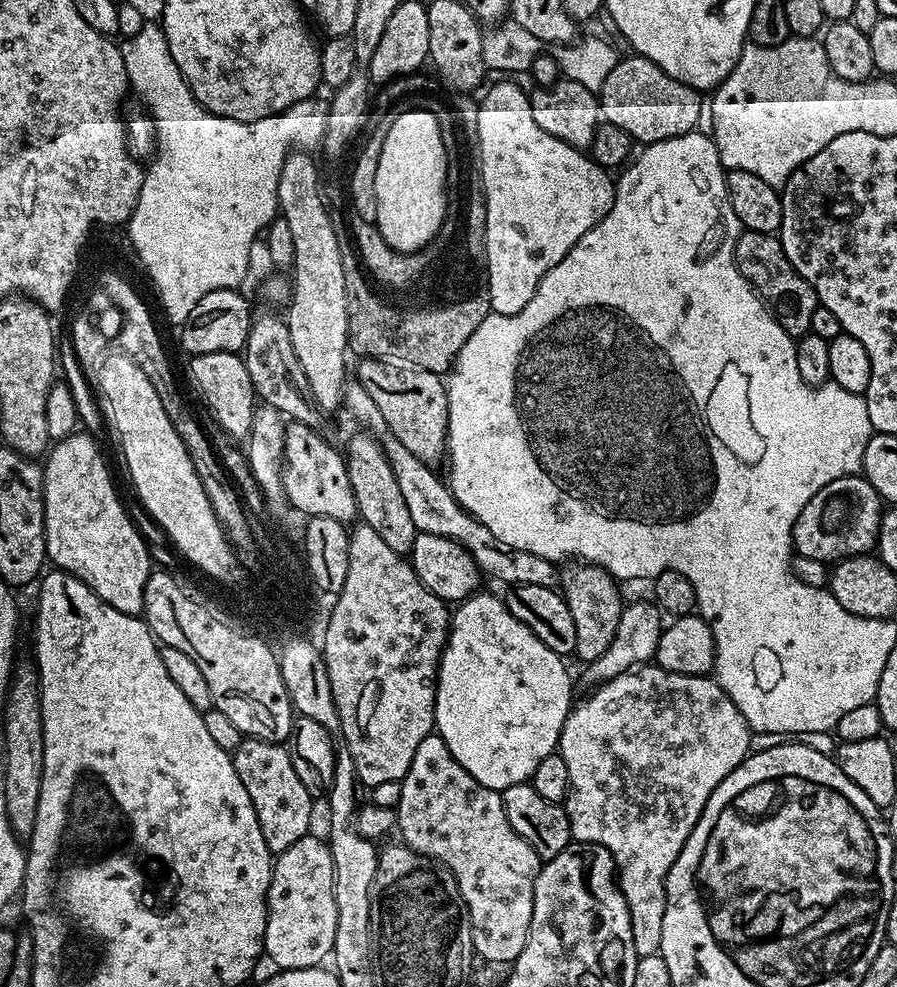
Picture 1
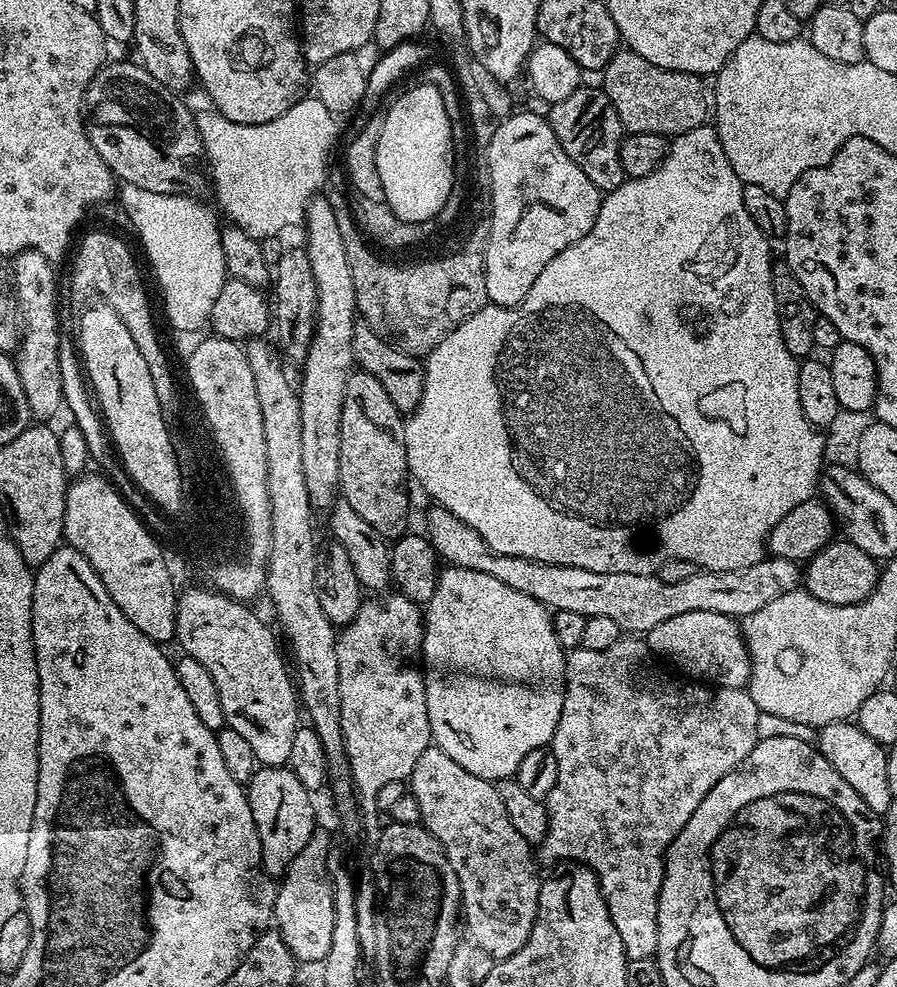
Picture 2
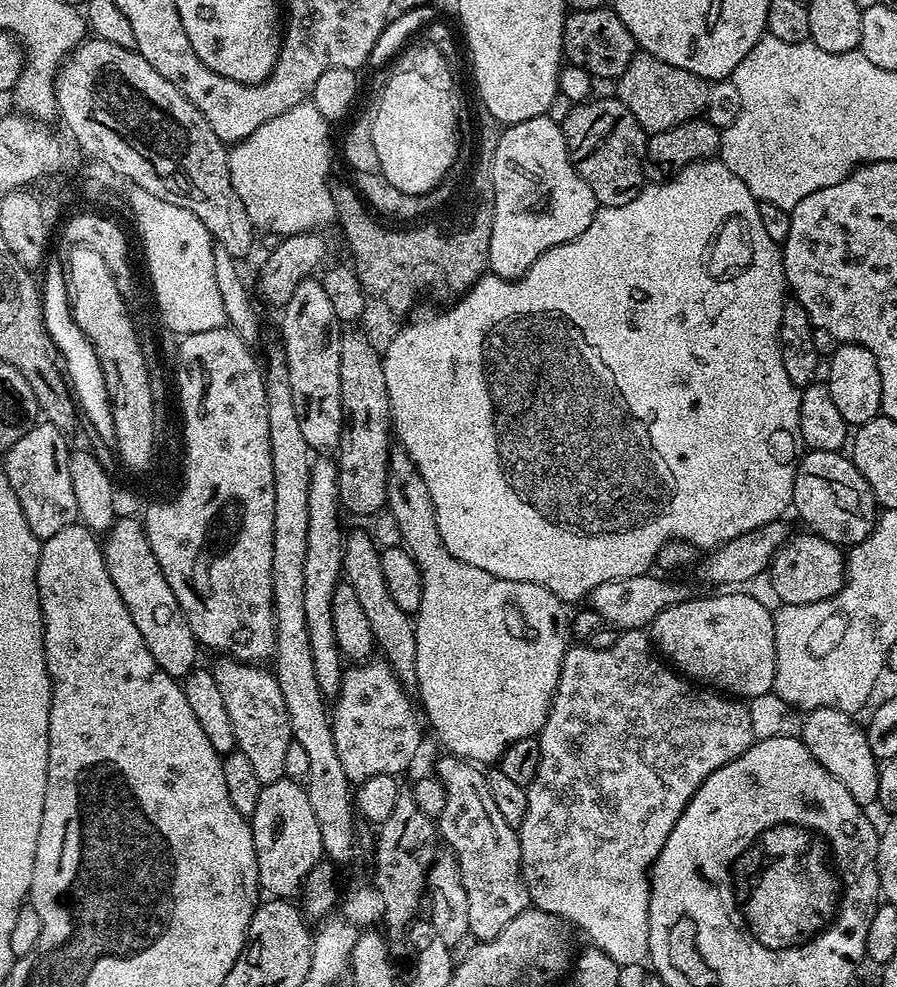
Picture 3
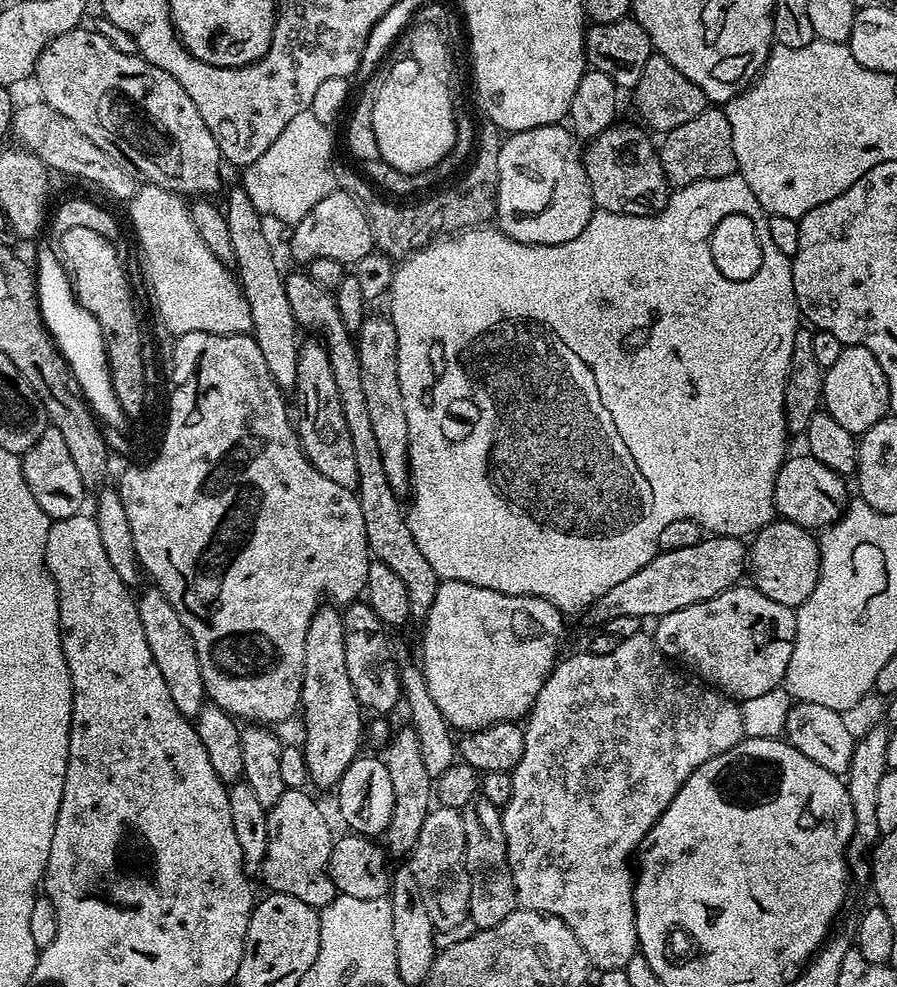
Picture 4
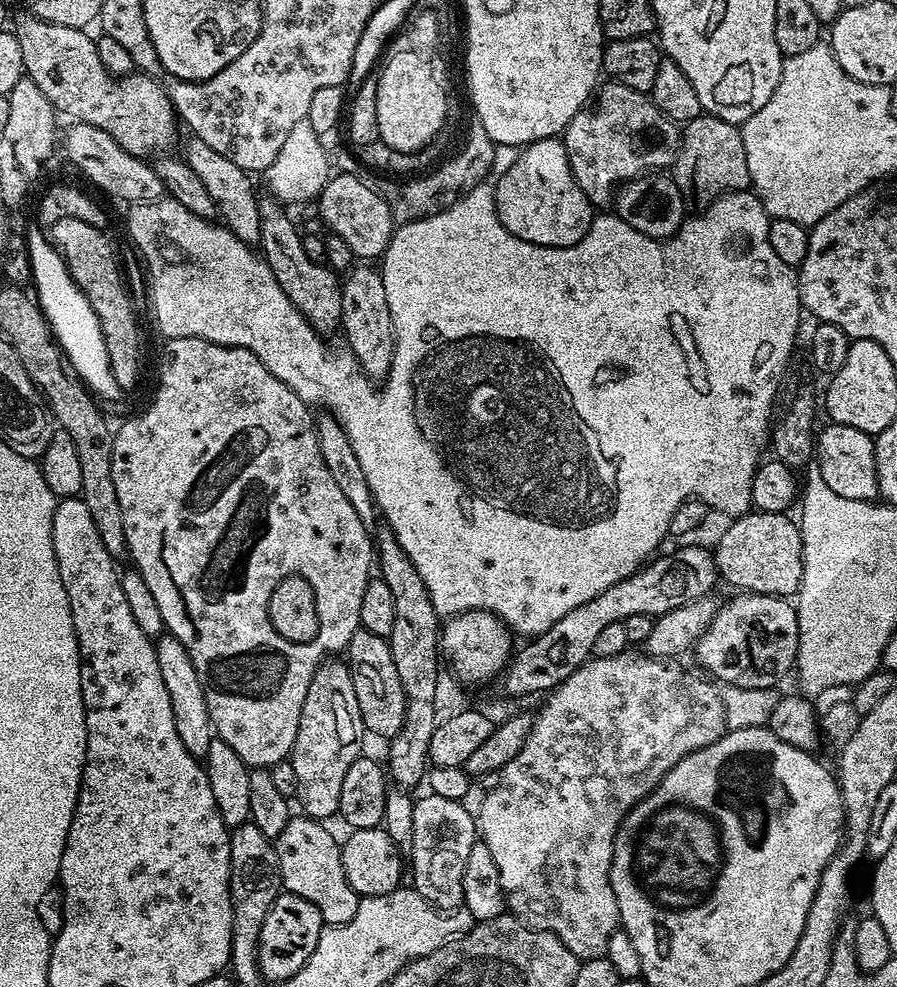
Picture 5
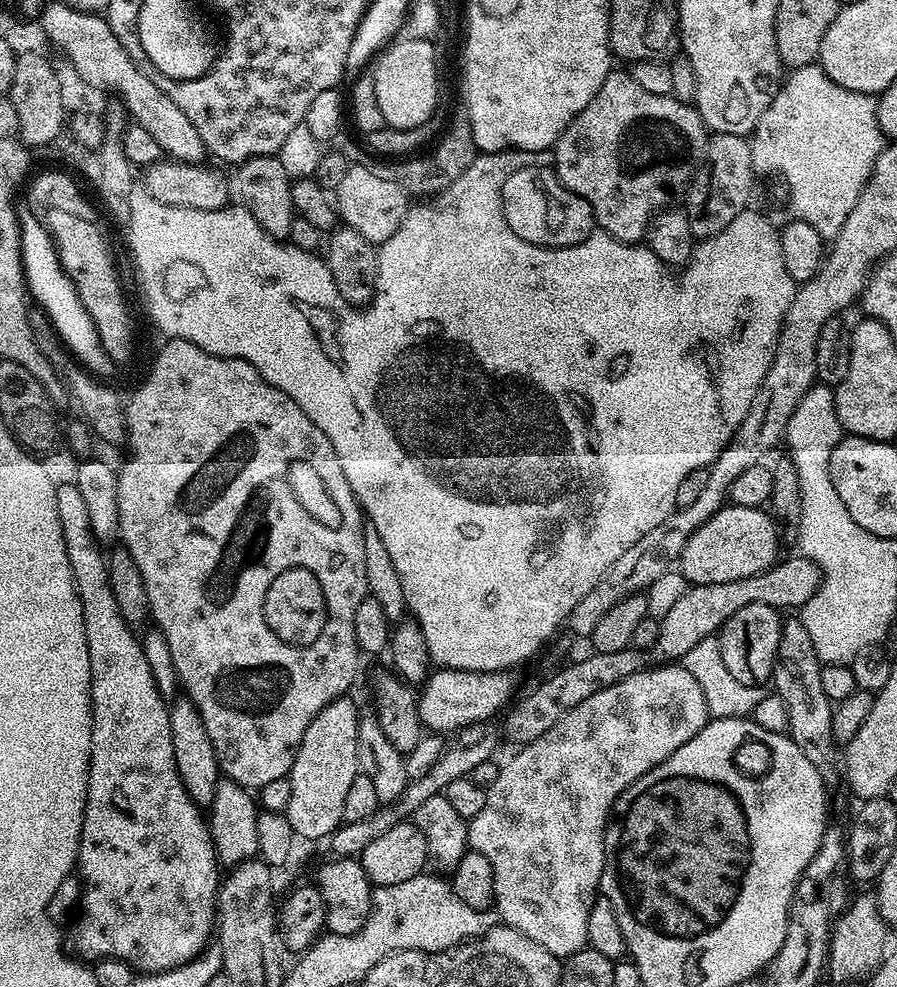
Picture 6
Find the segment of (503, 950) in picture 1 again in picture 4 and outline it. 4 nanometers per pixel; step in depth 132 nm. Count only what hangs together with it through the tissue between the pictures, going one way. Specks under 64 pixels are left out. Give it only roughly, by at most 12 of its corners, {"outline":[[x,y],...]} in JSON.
{"outline":[[499,807],[462,809],[468,919],[498,926],[518,907]]}

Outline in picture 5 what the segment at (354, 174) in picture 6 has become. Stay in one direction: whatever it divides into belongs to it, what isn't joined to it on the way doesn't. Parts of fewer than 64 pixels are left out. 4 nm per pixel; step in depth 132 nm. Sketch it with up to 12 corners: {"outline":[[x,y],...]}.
{"outline":[[348,172],[320,192],[327,231],[364,262],[392,240],[390,206]]}

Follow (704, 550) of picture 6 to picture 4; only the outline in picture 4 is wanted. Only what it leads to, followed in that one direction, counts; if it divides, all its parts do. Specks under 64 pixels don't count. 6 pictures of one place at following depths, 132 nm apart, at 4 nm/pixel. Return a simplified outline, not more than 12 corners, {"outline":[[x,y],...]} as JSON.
{"outline":[[776,518],[755,533],[751,583],[793,610],[818,582],[820,545]]}

